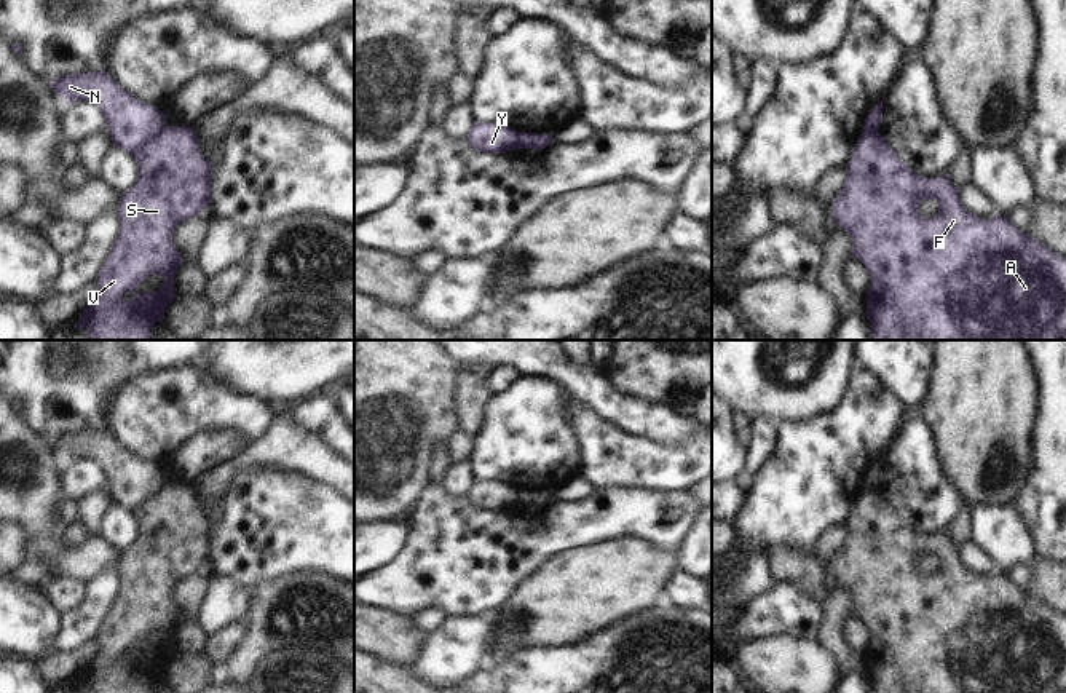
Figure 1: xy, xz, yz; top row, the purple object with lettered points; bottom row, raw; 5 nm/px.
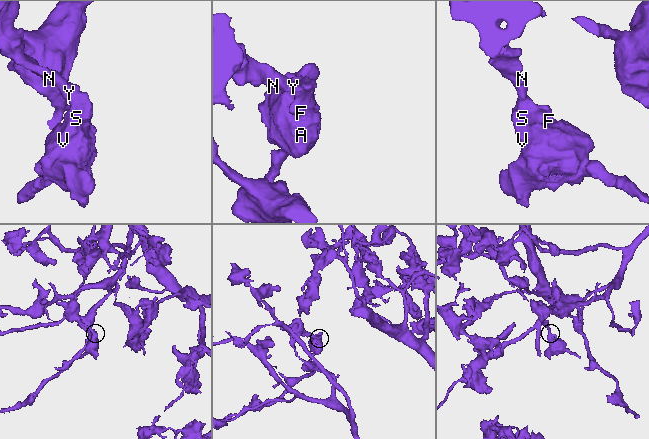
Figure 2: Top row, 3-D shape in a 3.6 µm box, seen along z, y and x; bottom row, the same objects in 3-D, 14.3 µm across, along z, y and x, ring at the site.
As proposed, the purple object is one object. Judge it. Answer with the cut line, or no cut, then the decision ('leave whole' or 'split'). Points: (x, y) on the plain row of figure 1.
cut in xy along (165, 484), (133, 511); split

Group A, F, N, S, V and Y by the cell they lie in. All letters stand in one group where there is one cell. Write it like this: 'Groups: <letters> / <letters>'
Groups: A F S V / N Y

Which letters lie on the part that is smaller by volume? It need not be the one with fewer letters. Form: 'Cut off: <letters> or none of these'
Cut off: A, F, S, V

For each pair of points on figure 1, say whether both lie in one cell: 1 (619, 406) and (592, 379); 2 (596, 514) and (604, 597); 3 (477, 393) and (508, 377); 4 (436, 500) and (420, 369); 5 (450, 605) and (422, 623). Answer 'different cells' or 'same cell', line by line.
1: same cell
2: different cells
3: different cells
4: different cells
5: different cells

